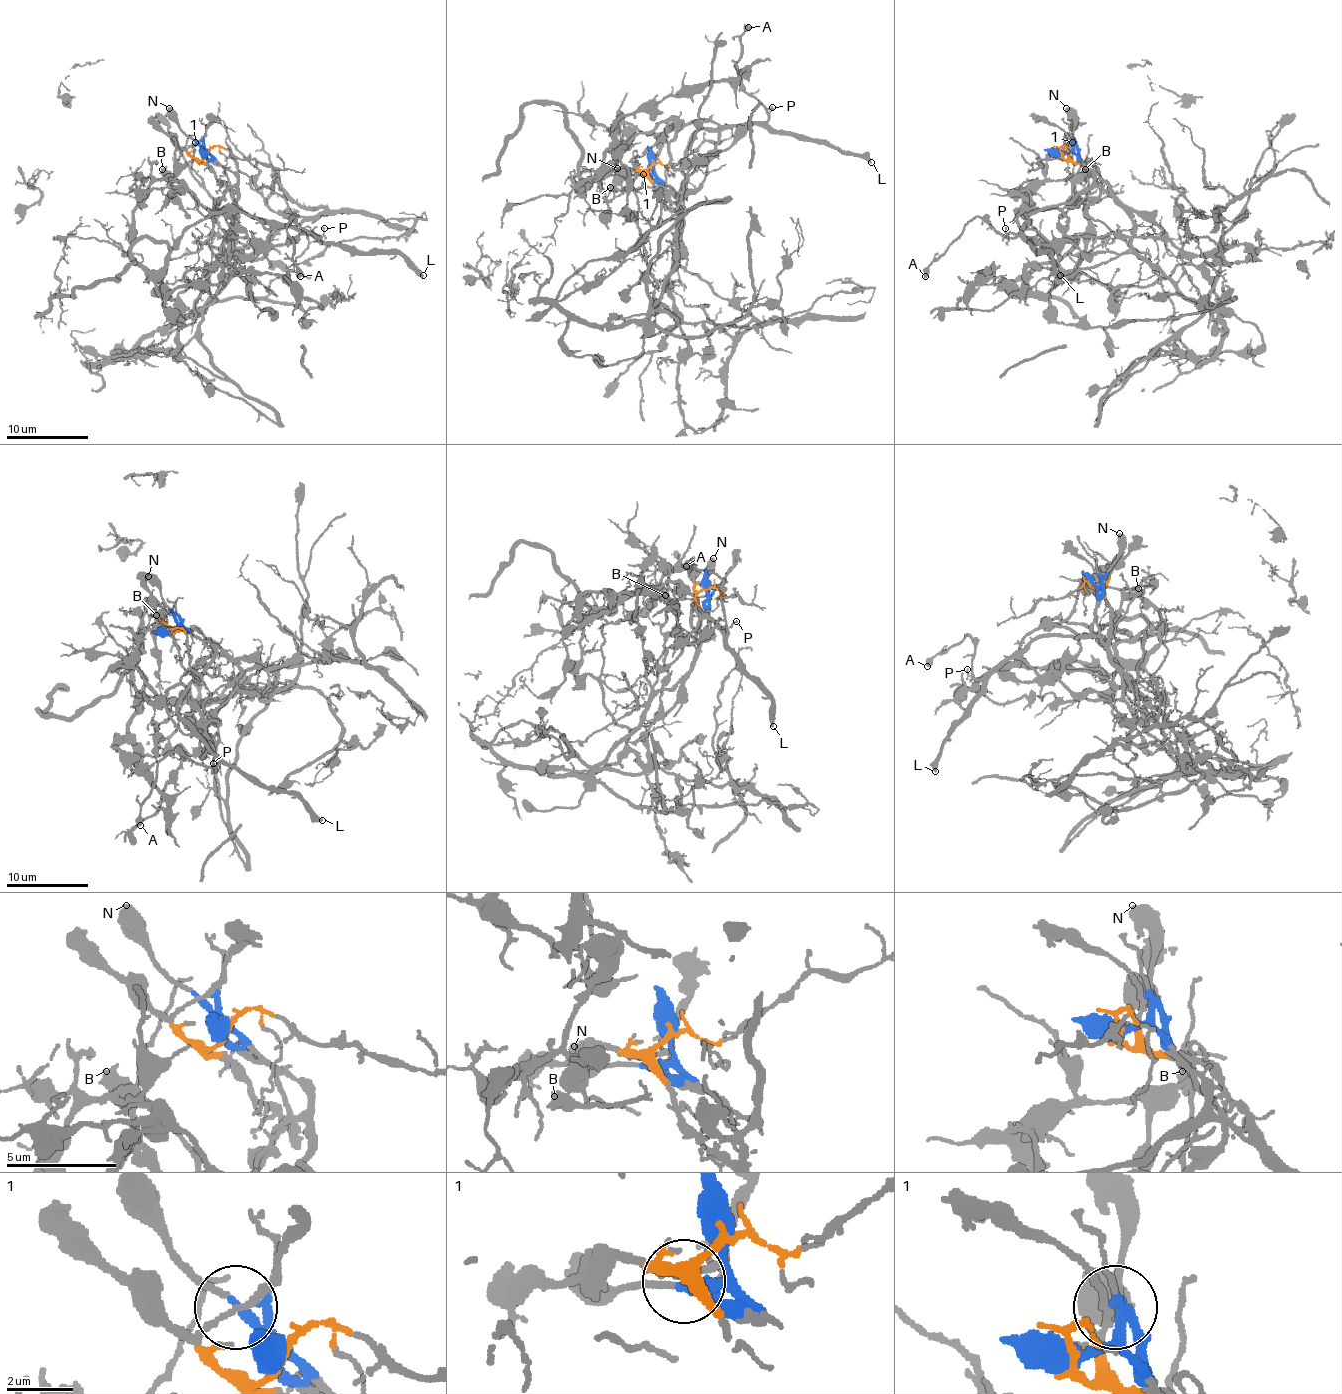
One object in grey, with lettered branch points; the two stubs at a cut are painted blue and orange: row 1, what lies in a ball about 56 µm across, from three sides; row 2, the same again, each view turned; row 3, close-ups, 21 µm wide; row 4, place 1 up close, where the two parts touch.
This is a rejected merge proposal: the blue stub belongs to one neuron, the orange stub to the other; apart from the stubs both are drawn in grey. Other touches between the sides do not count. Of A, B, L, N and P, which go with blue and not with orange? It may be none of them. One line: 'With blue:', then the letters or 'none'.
With blue: A, B, L, N, P

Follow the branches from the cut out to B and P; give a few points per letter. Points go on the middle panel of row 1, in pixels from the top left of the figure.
B: (653, 164), (655, 174), (677, 200), (671, 200), (663, 188), (620, 190), (610, 186)
P: (653, 164), (657, 174), (679, 194), (685, 194), (683, 168), (687, 143), (698, 131), (763, 123), (771, 106)

